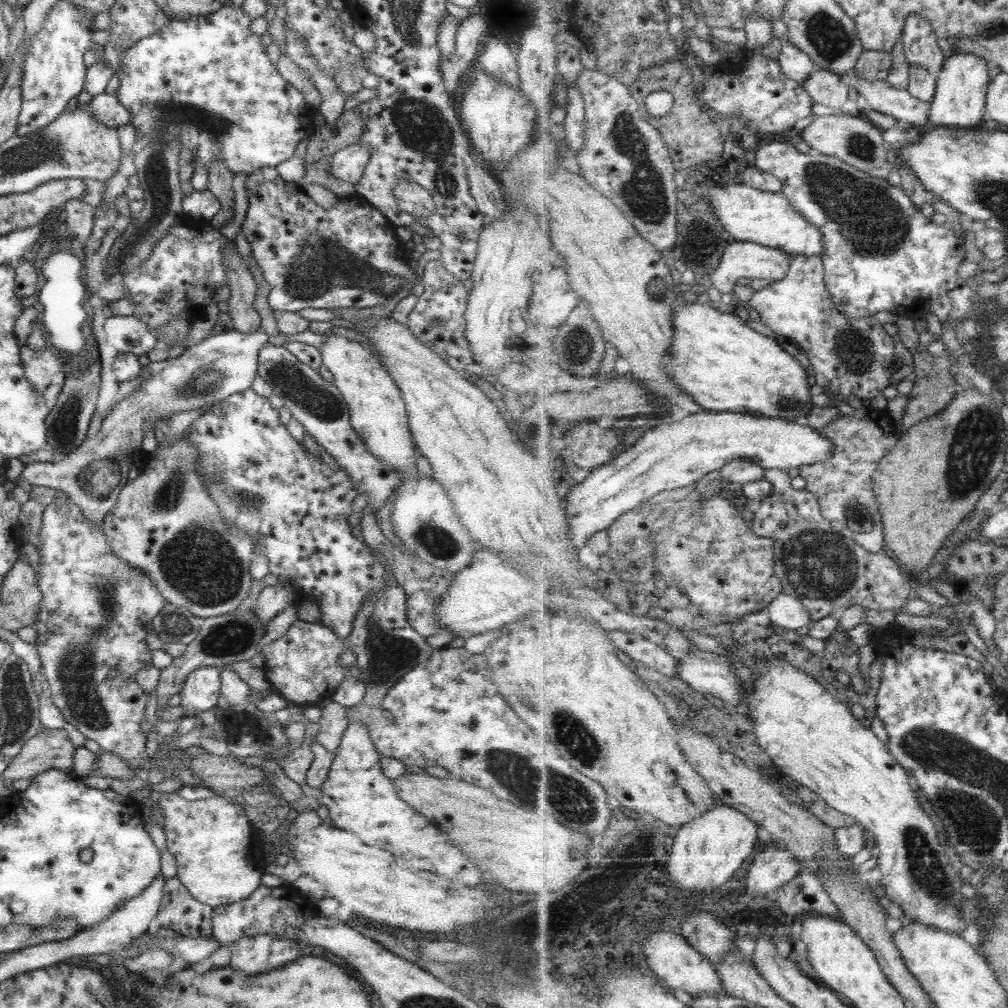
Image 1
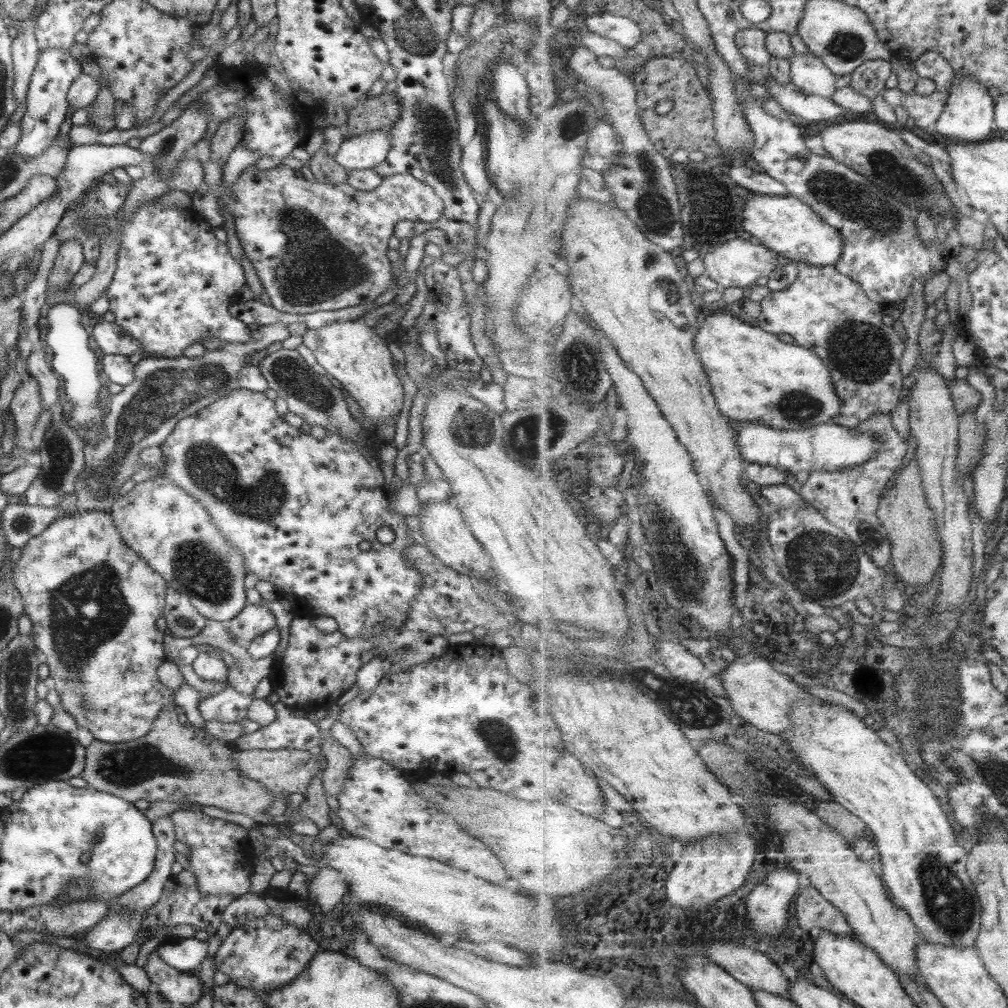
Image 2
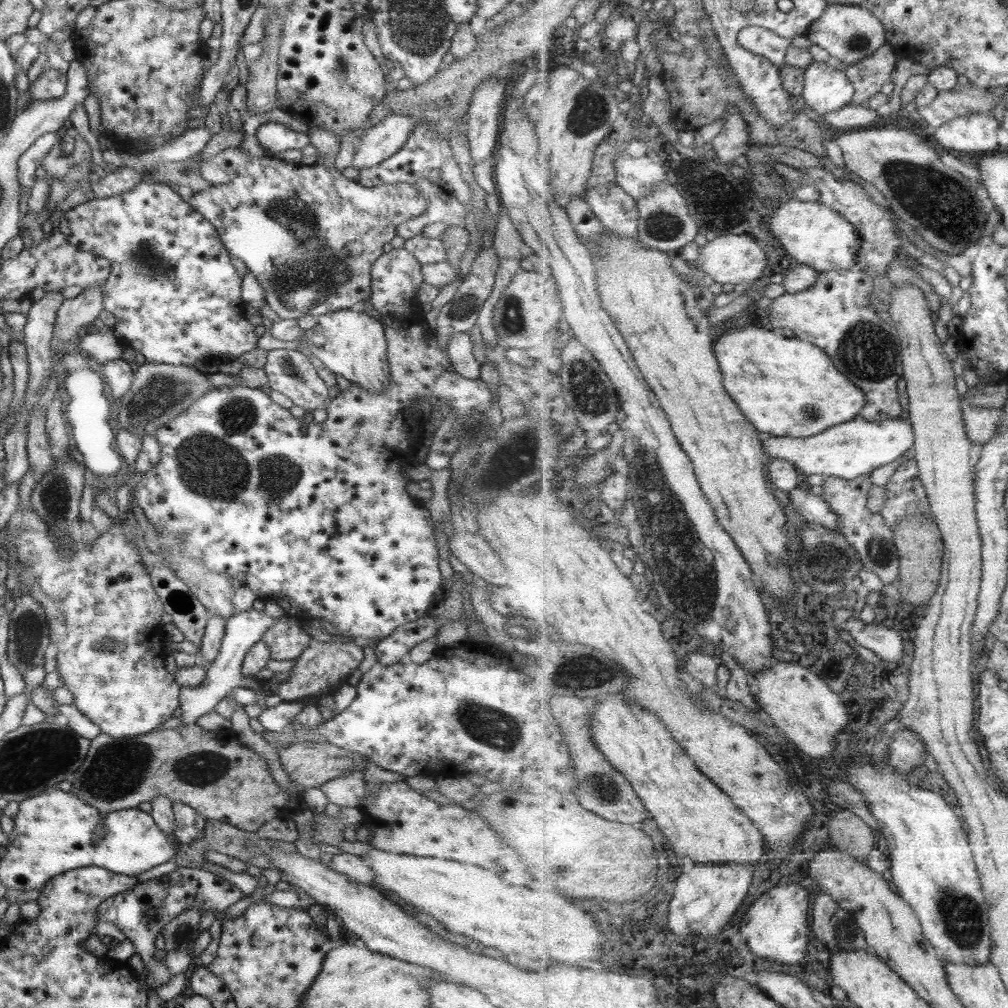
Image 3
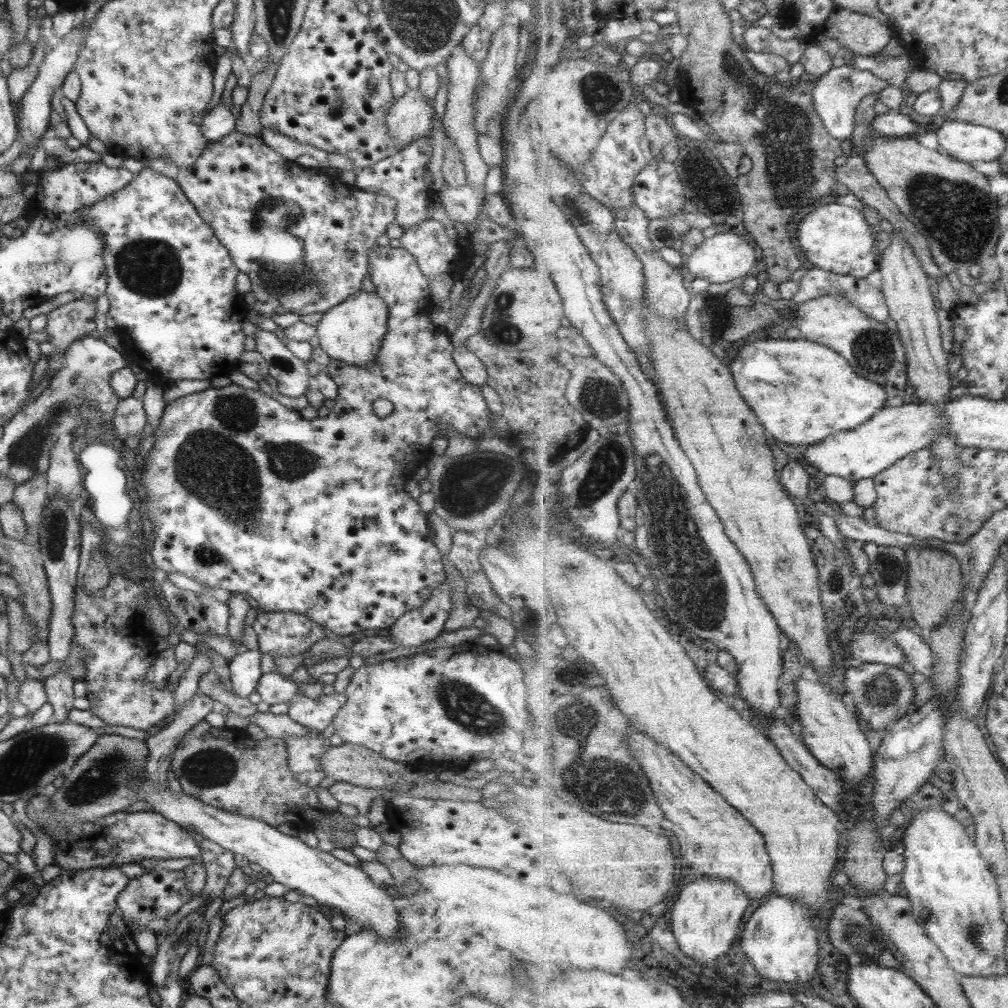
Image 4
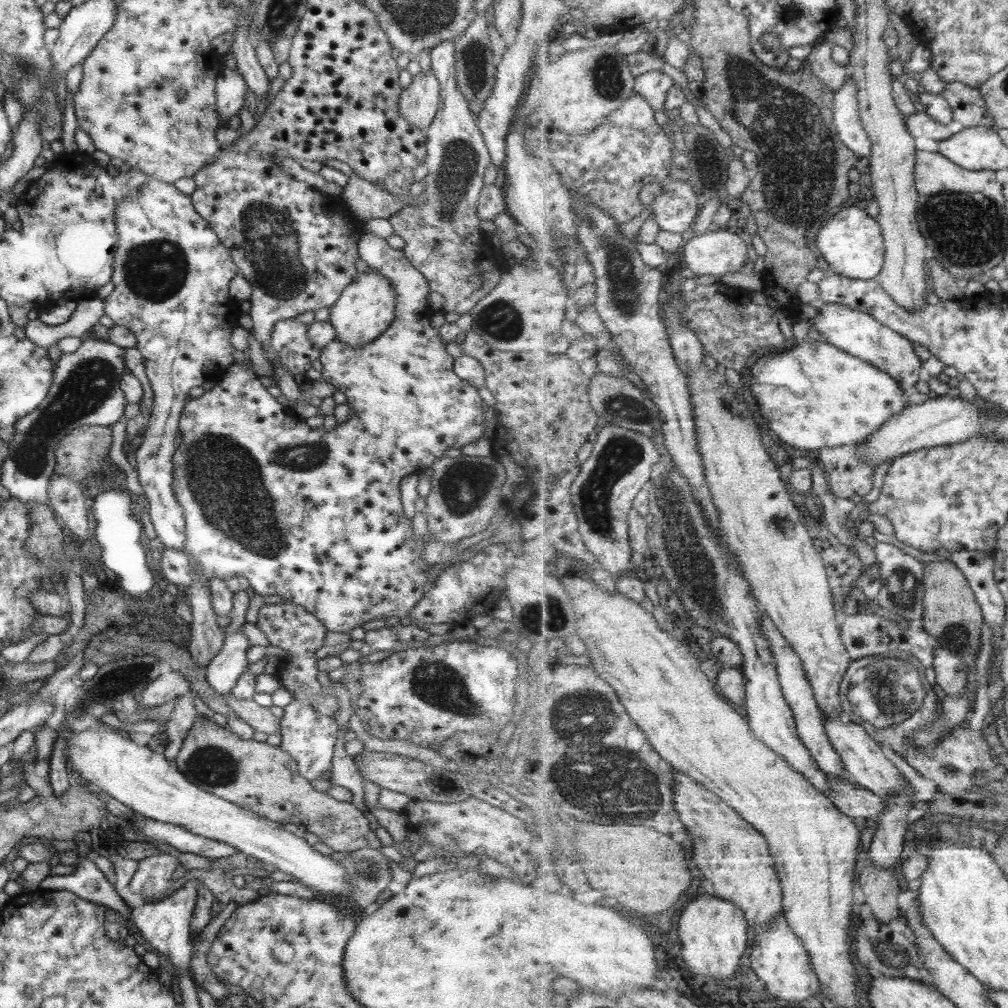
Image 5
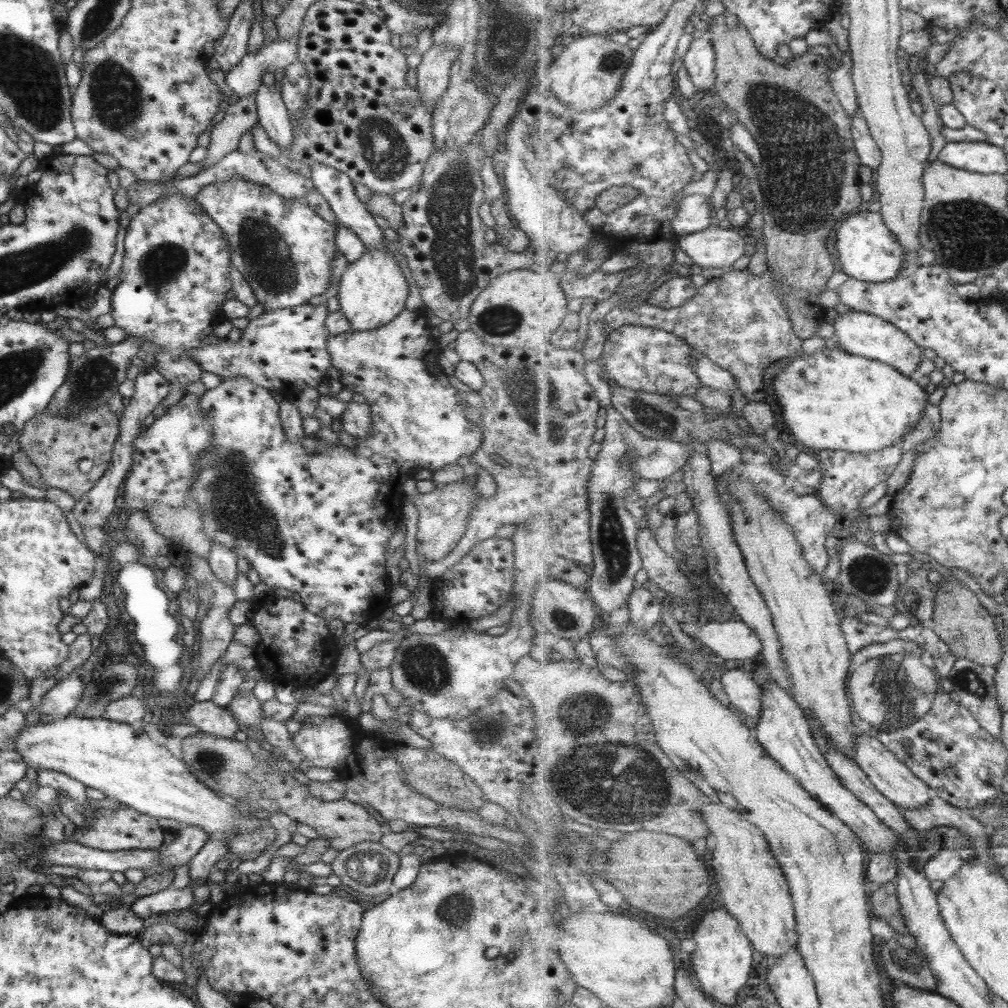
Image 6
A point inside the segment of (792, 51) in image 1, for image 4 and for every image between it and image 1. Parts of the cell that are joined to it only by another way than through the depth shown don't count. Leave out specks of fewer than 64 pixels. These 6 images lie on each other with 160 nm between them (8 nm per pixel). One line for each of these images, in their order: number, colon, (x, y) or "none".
2: (809, 72)
3: (825, 89)
4: (838, 93)

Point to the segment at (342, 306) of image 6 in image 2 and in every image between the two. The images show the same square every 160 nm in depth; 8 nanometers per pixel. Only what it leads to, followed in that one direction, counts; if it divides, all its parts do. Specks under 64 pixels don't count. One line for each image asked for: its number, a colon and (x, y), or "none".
2: (352, 353)
3: (349, 343)
4: (352, 331)
5: (363, 311)

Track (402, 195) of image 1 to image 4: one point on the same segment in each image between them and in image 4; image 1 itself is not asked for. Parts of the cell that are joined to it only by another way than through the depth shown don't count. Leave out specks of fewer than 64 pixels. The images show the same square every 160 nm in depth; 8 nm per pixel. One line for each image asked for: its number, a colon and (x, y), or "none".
2: (314, 246)
3: (255, 204)
4: (251, 198)

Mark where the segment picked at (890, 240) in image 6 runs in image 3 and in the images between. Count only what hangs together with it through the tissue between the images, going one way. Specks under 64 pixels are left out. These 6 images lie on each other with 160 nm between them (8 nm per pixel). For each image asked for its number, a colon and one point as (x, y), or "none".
3: (814, 234)
4: (838, 238)
5: (852, 244)

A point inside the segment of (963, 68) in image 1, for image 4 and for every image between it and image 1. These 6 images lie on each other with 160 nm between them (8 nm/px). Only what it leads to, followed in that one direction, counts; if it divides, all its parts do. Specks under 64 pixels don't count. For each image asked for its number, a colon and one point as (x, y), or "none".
2: (970, 116)
3: (975, 133)
4: (966, 141)

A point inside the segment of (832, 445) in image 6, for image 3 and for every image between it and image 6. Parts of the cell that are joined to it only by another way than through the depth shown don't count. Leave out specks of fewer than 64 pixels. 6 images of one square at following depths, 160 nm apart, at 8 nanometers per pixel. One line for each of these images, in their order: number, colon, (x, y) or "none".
3: (787, 387)
4: (812, 392)
5: (815, 395)

